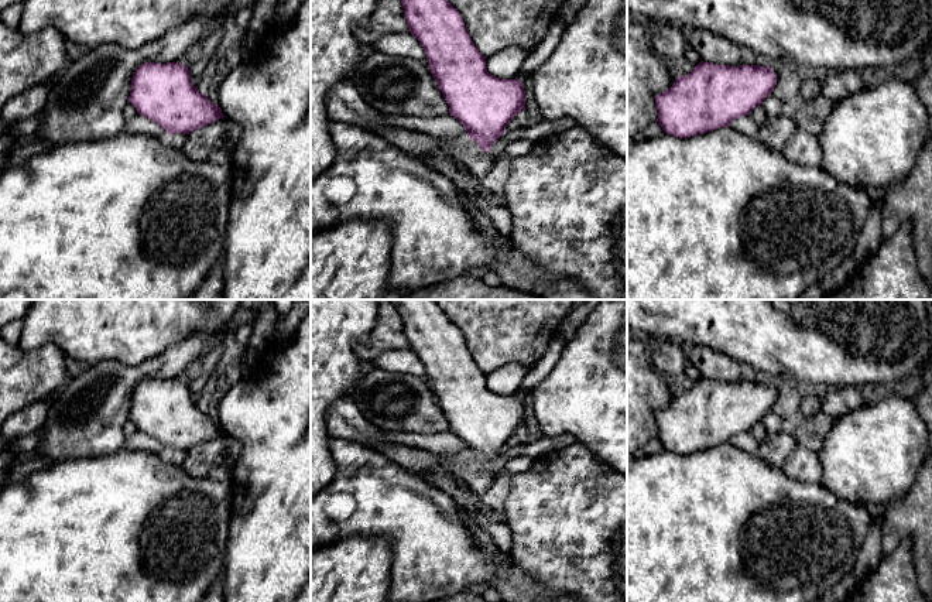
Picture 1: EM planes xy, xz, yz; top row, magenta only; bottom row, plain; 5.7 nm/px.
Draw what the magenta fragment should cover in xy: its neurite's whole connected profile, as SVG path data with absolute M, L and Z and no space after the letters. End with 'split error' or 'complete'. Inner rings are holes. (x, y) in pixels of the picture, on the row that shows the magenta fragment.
M145 62L140 65L131 78L129 102L138 114L155 122L169 137L175 133L189 134L225 117L219 105L213 105L193 86L188 66L179 62Z | complete

